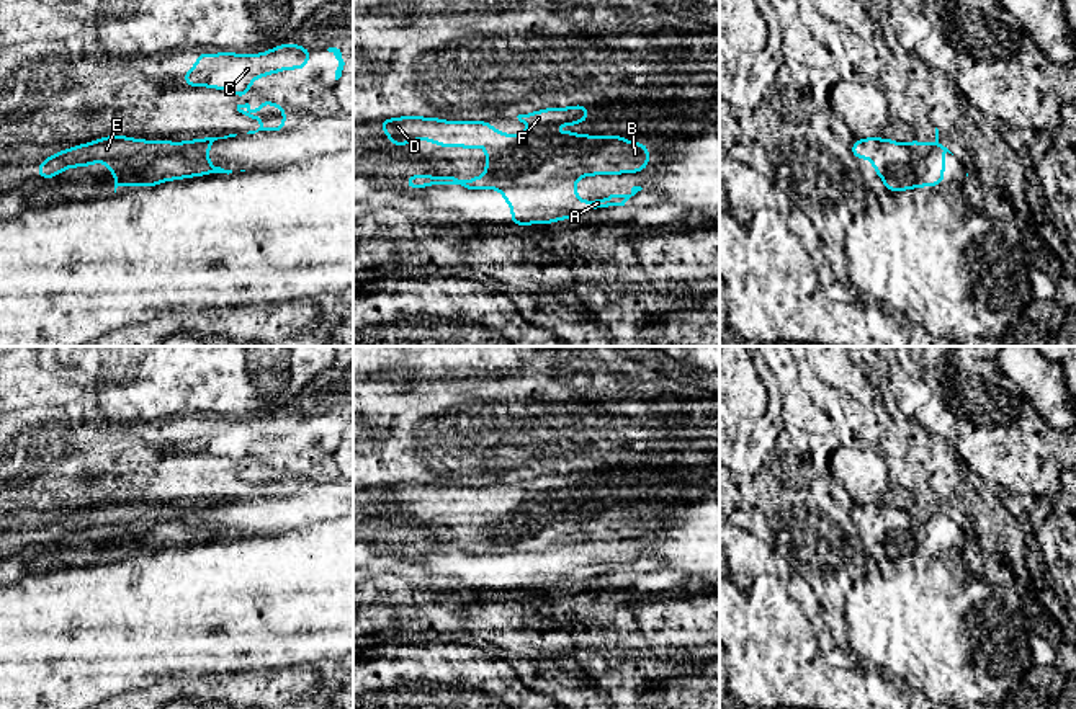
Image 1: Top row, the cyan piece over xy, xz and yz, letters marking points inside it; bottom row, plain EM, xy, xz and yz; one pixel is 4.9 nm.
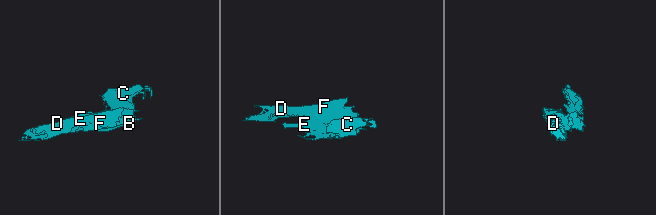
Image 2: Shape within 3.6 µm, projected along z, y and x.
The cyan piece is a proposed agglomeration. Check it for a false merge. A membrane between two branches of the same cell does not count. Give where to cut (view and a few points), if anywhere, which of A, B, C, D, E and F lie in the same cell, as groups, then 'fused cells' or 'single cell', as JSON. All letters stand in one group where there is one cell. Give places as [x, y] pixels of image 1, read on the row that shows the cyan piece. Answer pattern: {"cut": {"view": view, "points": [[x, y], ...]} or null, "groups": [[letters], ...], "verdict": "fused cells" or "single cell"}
{"cut": {"view": "xz", "points": [[486, 173], [527, 175], [542, 180], [576, 178]]}, "groups": [["A", "C", "E"], ["B", "D", "F"]], "verdict": "fused cells"}

